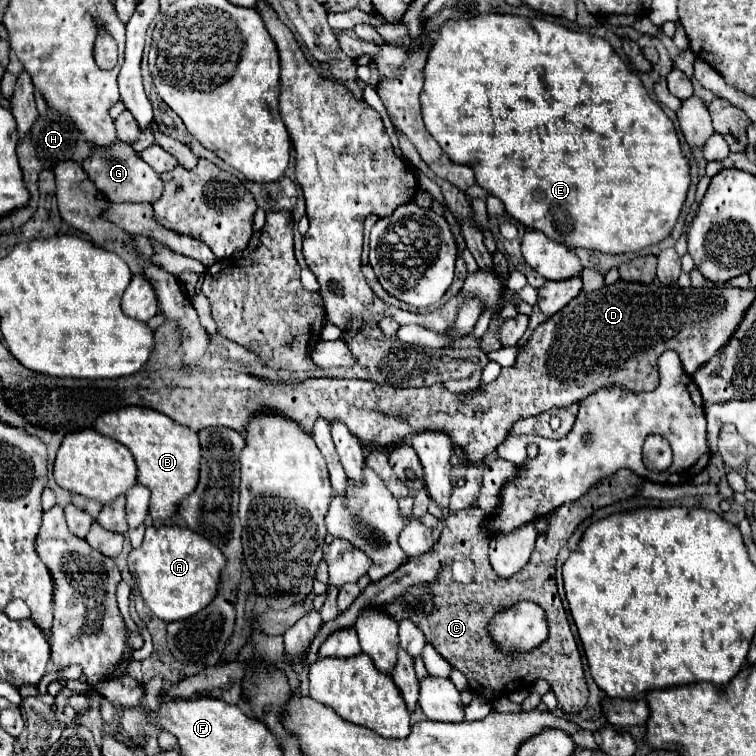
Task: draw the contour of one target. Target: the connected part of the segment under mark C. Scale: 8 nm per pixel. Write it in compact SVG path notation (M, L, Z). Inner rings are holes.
M618 470L616 474L606 476L602 482L592 486L590 492L584 494L578 502L558 506L552 514L546 516L548 530L538 534L536 548L528 564L508 580L500 578L488 562L490 536L482 532L482 520L486 520L488 514L480 514L480 508L476 506L450 512L448 518L444 520L444 530L440 534L440 540L434 544L434 548L428 554L408 558L406 564L402 564L402 568L398 568L394 574L368 584L360 592L358 600L354 600L354 604L346 612L342 612L336 620L326 622L322 626L322 630L316 634L310 646L308 660L316 662L318 646L330 632L352 628L358 612L364 606L374 604L386 608L386 612L394 620L408 618L414 624L418 624L418 628L426 636L426 642L430 642L438 650L438 654L450 662L452 668L458 668L468 678L468 688L478 696L486 700L496 700L506 692L512 694L516 690L530 690L536 678L548 678L560 708L568 714L578 714L588 700L588 686L584 680L584 670L582 670L576 640L570 632L564 606L556 592L556 580L554 580L556 556L584 518L588 518L594 510L602 506L614 504L622 498L636 496L642 484L644 480L632 470ZM522 600L532 600L544 608L550 634L540 648L534 648L530 652L502 652L492 642L488 626L498 612L504 612L506 608Z

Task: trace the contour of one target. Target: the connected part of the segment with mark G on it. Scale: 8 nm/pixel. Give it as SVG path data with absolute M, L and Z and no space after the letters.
M118 142L114 148L108 148L108 150L92 152L92 156L82 164L82 168L90 176L90 180L94 180L94 186L104 190L112 202L148 202L148 204L154 204L162 196L160 176L126 142Z

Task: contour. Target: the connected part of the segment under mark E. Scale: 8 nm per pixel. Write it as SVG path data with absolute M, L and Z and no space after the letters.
M478 14L472 18L446 20L438 30L438 40L428 52L424 66L424 88L420 94L424 126L432 138L442 146L442 150L458 164L466 164L474 170L476 182L492 196L500 198L506 212L520 224L544 232L550 240L560 242L568 248L588 248L610 254L638 252L640 248L652 246L664 240L686 200L690 186L690 166L688 158L680 150L678 132L664 110L648 96L640 78L622 62L622 58L612 50L612 46L588 32L574 32L550 20L532 18L532 26L522 16L512 14Z

